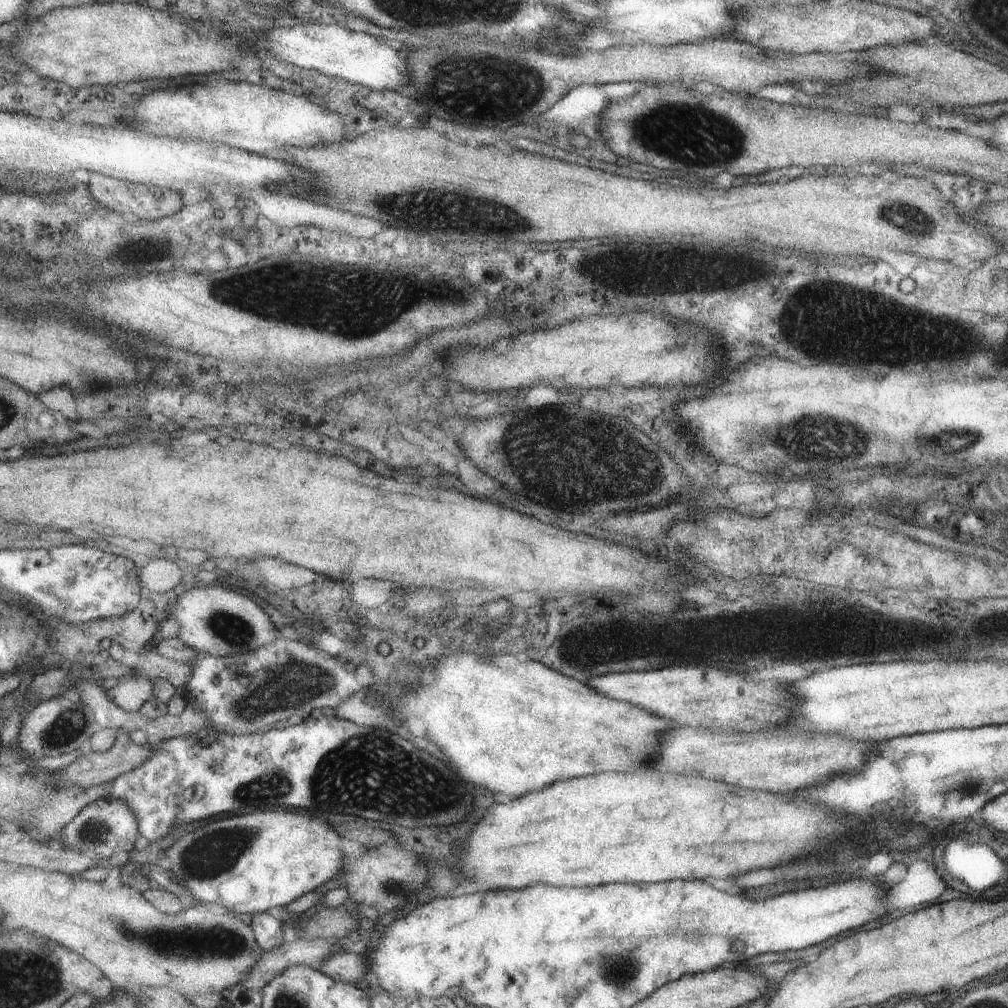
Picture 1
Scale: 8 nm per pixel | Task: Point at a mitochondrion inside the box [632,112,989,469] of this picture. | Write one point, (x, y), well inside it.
(913, 332)

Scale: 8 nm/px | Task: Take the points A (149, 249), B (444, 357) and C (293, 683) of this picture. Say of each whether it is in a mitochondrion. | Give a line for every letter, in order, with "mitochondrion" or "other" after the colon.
A: mitochondrion
B: other
C: mitochondrion

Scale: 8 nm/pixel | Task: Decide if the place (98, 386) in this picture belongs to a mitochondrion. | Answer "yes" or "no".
no

